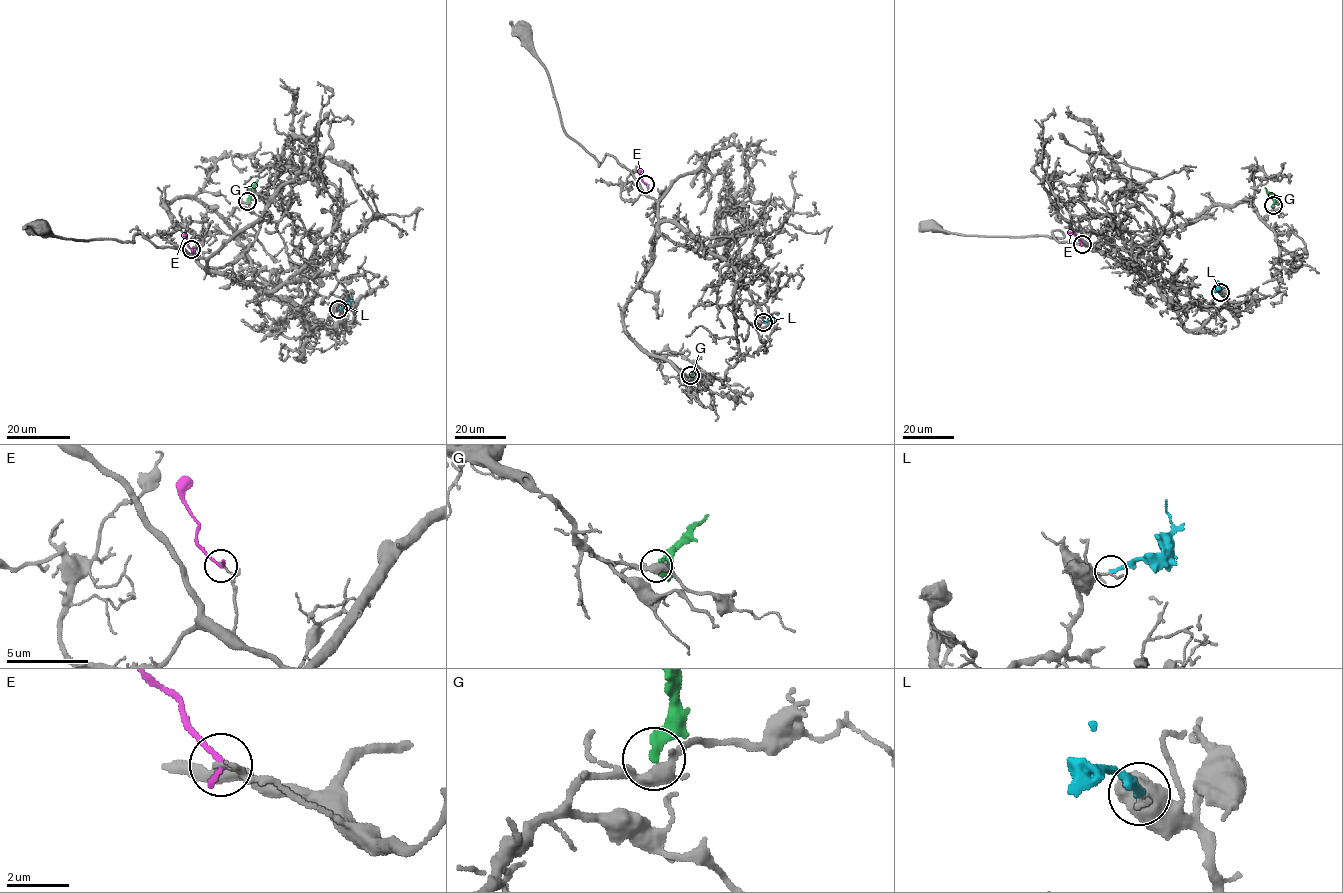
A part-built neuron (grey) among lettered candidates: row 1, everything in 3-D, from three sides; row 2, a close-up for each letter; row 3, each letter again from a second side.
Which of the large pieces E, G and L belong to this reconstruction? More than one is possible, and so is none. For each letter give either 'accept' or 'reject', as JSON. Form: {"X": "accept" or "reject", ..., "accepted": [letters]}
{"E": "reject", "G": "reject", "L": "reject", "accepted": []}

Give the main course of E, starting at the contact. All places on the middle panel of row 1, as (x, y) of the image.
E: (646, 184), (639, 170)

